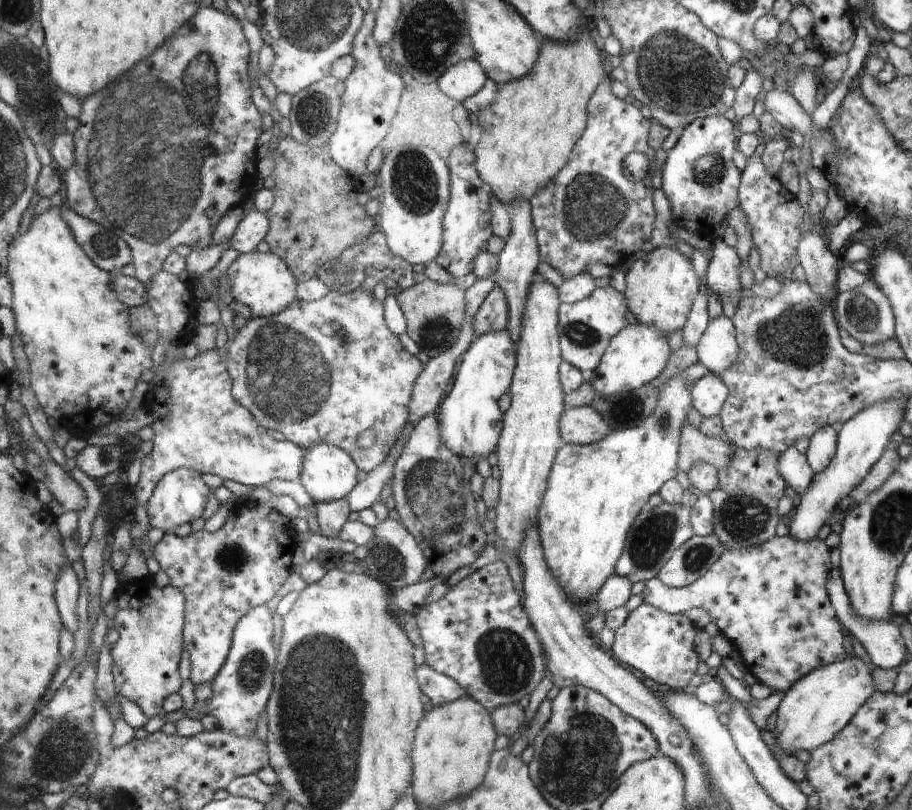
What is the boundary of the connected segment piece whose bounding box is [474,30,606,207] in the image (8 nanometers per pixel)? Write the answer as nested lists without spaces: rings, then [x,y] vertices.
[[[588,30],[580,34],[576,42],[558,42],[547,38],[545,41],[531,72],[524,78],[499,84],[496,102],[477,114],[479,124],[474,140],[475,168],[489,194],[494,194],[507,207],[512,206],[518,196],[530,201],[534,194],[544,190],[562,167],[568,164],[570,151],[582,136],[587,123],[588,101],[596,86],[606,76],[600,50],[596,48],[596,42],[588,34]]]

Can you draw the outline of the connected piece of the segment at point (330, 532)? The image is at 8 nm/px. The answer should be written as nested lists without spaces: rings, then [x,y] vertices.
[[[342,498],[332,502],[317,502],[315,506],[320,534],[326,538],[338,538],[351,513],[348,501]]]

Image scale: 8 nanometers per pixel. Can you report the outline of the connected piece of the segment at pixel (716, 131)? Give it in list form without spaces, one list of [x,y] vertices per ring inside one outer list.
[[[725,115],[696,120],[681,131],[674,148],[667,150],[660,184],[670,201],[671,220],[676,226],[704,235],[704,230],[712,232],[712,226],[724,220],[726,214],[738,206],[738,188],[742,178],[735,165],[734,152],[734,124]]]

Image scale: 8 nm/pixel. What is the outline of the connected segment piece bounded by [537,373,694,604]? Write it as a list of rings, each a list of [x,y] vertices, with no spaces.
[[[680,373],[666,382],[658,396],[654,412],[640,424],[630,429],[613,430],[600,442],[587,445],[564,443],[556,454],[554,465],[548,478],[547,492],[538,510],[537,528],[542,536],[544,556],[556,584],[564,590],[569,599],[579,603],[592,602],[603,588],[604,582],[615,572],[616,562],[622,554],[626,535],[634,518],[638,516],[646,500],[659,492],[667,481],[678,474],[678,446],[682,441],[684,422],[688,418],[692,404],[692,386],[684,374]]]

